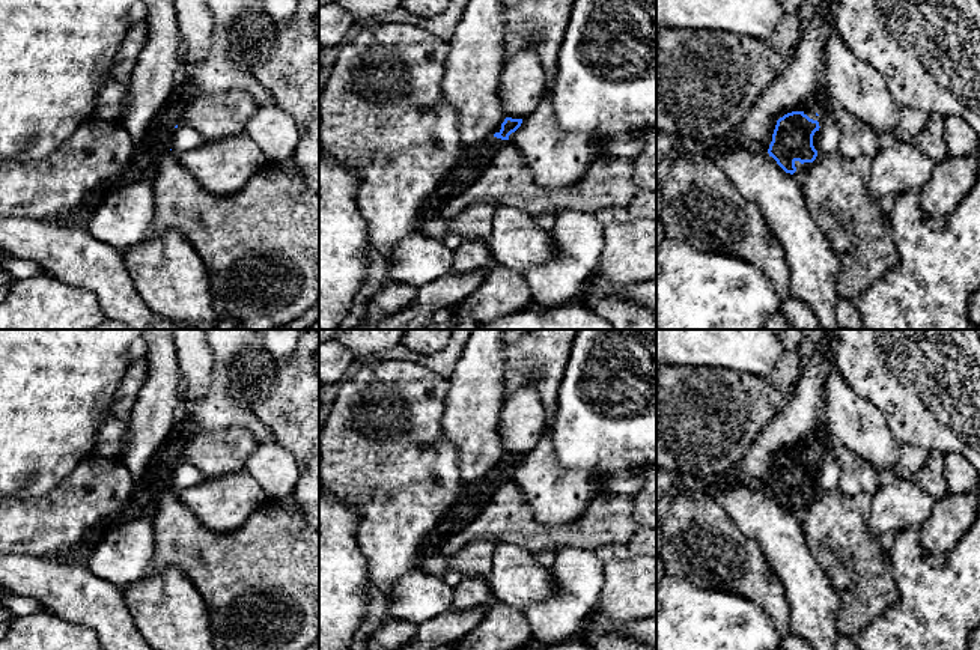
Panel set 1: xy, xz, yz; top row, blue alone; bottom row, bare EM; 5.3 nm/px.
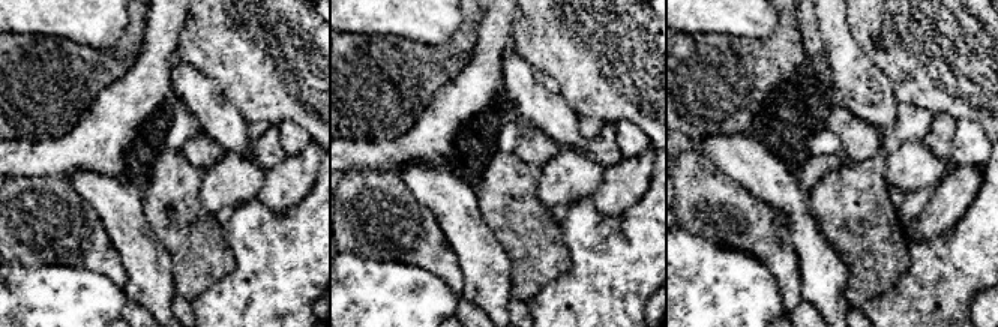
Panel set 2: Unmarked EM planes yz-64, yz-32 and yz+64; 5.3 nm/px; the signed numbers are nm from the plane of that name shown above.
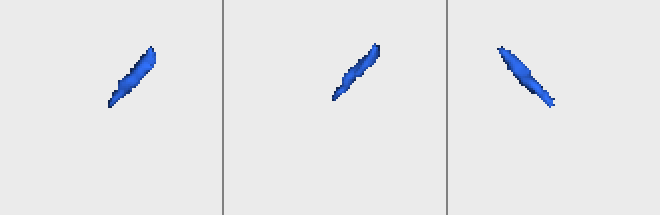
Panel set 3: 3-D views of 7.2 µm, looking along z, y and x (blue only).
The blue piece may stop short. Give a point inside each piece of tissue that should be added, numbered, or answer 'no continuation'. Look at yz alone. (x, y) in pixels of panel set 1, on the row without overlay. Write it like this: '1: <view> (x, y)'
1: yz (816, 443)

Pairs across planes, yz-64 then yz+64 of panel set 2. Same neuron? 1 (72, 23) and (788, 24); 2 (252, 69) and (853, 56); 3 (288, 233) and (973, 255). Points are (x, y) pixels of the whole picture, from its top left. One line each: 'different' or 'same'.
1: different
2: different
3: same

